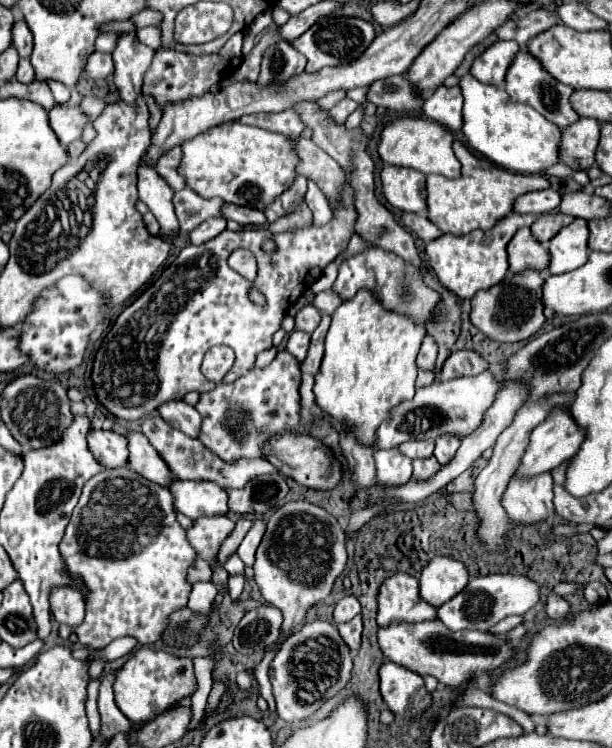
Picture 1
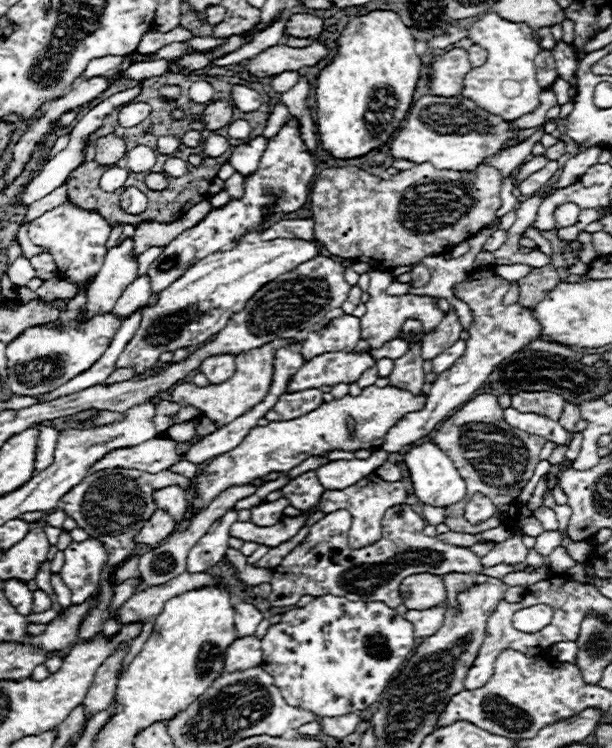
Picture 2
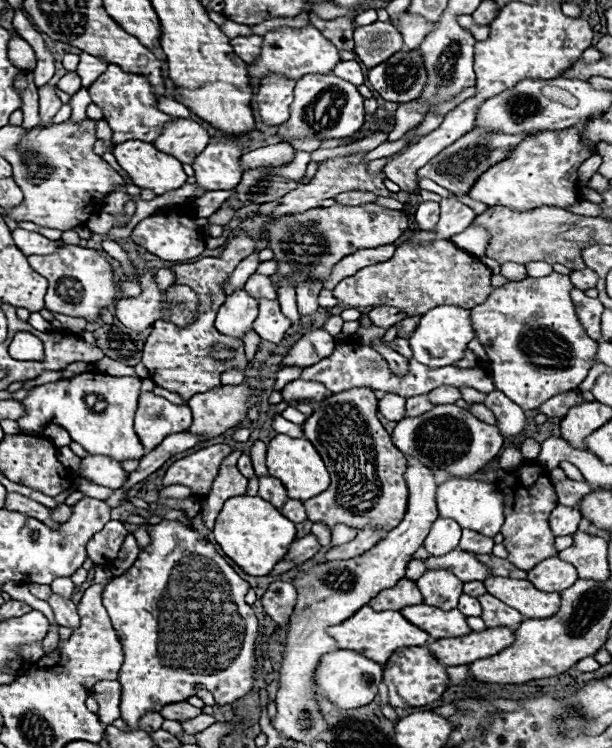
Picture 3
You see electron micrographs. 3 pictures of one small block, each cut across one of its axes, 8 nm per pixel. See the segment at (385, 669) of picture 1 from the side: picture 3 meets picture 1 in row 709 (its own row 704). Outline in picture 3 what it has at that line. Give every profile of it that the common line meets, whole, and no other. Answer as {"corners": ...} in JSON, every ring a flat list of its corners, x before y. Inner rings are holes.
{"corners":[[428,646,400,648,384,664,384,684,388,686,388,704,392,708,426,706,438,700,446,690,446,684,448,684,446,666,438,664,438,660,430,654]]}

